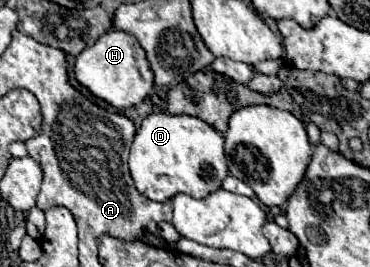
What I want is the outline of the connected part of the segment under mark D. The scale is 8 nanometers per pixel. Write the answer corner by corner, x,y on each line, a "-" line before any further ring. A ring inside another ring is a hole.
151,113
141,121
137,135
133,137
129,171
137,191
151,201
169,201
177,193
201,199
211,191
217,191
221,181
229,175
223,153
223,133
191,115

